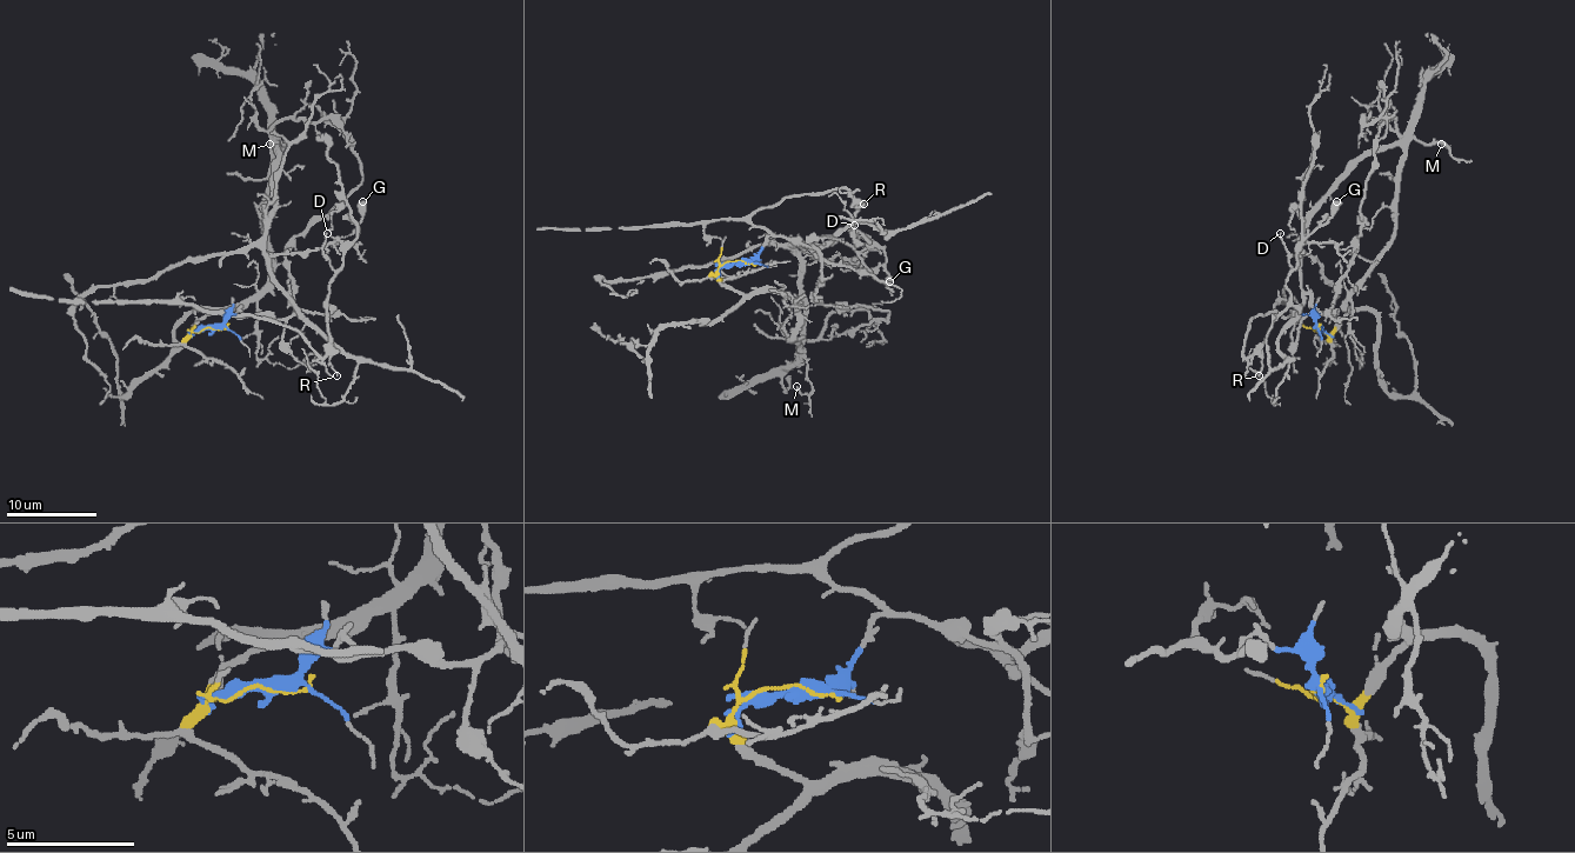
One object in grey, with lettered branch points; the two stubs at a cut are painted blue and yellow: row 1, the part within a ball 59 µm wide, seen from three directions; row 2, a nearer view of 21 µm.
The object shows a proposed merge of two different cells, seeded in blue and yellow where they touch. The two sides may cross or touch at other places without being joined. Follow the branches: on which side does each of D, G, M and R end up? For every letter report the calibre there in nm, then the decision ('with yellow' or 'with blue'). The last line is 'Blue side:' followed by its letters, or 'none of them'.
D: 120 nm | with blue
G: 600 nm | with blue
M: 140 nm | with yellow
R: 110 nm | with blue
Blue side: D, G, R

